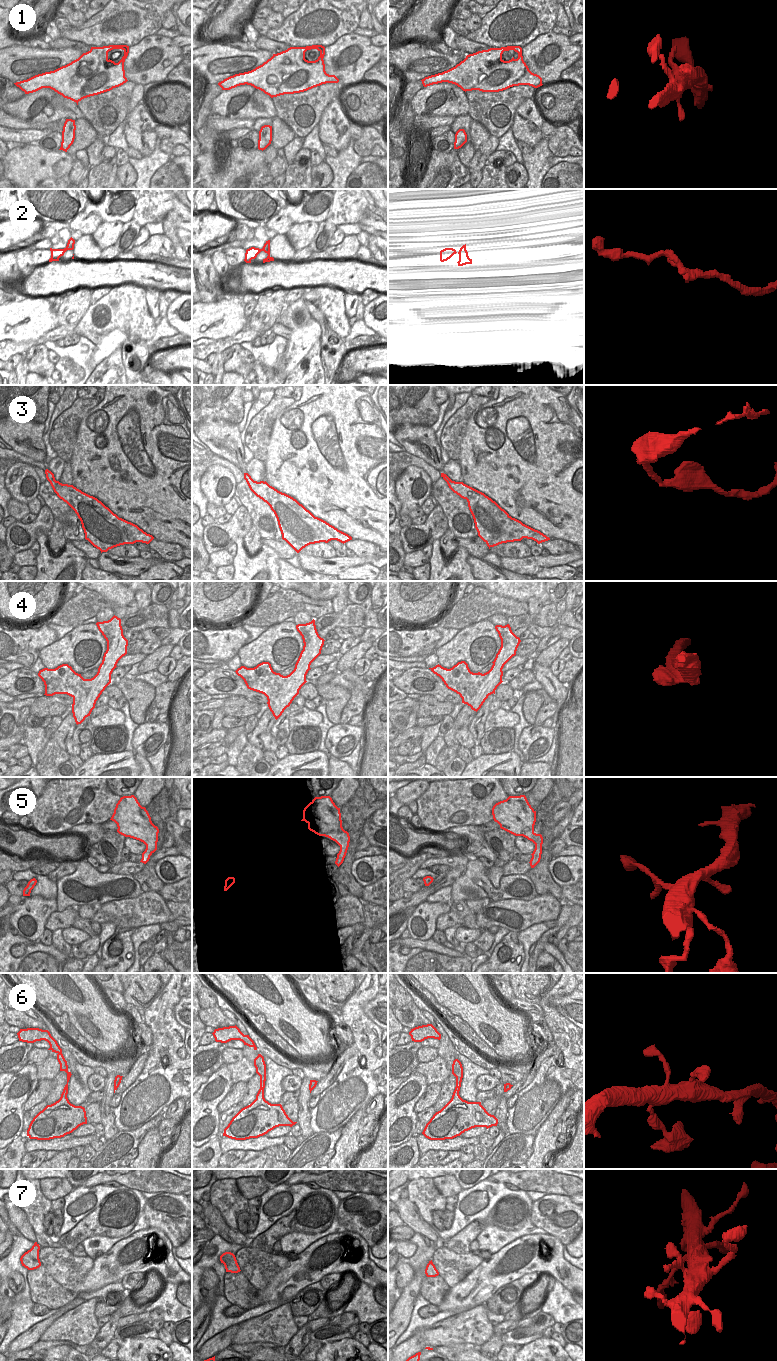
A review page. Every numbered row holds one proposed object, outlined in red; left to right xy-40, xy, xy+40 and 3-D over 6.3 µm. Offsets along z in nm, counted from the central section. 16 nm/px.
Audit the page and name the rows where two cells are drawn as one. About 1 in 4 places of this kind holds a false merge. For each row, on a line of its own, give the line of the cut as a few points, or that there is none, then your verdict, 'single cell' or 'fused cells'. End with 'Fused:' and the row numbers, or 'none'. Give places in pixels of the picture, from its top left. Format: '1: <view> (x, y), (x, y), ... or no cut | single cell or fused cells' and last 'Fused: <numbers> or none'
1: no cut | single cell
2: no cut | single cell
3: no cut | single cell
4: no cut | single cell
5: no cut | single cell
6: no cut | single cell
7: no cut | single cell
Fused: none

